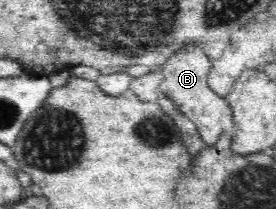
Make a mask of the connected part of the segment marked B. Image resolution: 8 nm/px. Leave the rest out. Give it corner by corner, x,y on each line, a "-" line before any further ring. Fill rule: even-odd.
185,45
178,49
163,65
163,81
160,85
161,93
170,97
180,110
197,126
200,136
207,146
217,143
223,133
232,133
234,129
234,115
229,102
217,95
208,84
208,76
212,68
212,59
201,47

